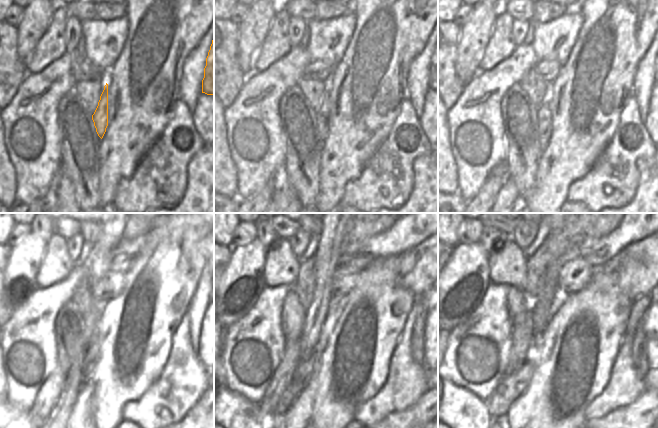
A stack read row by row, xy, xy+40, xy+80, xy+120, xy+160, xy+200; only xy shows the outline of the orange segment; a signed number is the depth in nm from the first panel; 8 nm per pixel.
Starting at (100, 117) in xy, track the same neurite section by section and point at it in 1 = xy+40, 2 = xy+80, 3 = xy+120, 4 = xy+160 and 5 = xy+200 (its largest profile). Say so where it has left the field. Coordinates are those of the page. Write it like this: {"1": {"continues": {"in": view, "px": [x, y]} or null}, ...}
{"1": {"continues": {"in": "xy+40", "px": [323, 113]}}, "2": {"continues": {"in": "xy+80", "px": [544, 113]}}, "3": {"continues": {"in": "xy+120", "px": [93, 356]}}, "4": {"continues": {"in": "xy+160", "px": [303, 373]}}, "5": {"continues": {"in": "xy+200", "px": [511, 386]}}}

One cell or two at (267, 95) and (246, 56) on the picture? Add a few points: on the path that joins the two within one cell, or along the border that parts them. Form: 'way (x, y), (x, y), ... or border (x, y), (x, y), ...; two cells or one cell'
border (253, 72), (248, 75); two cells

